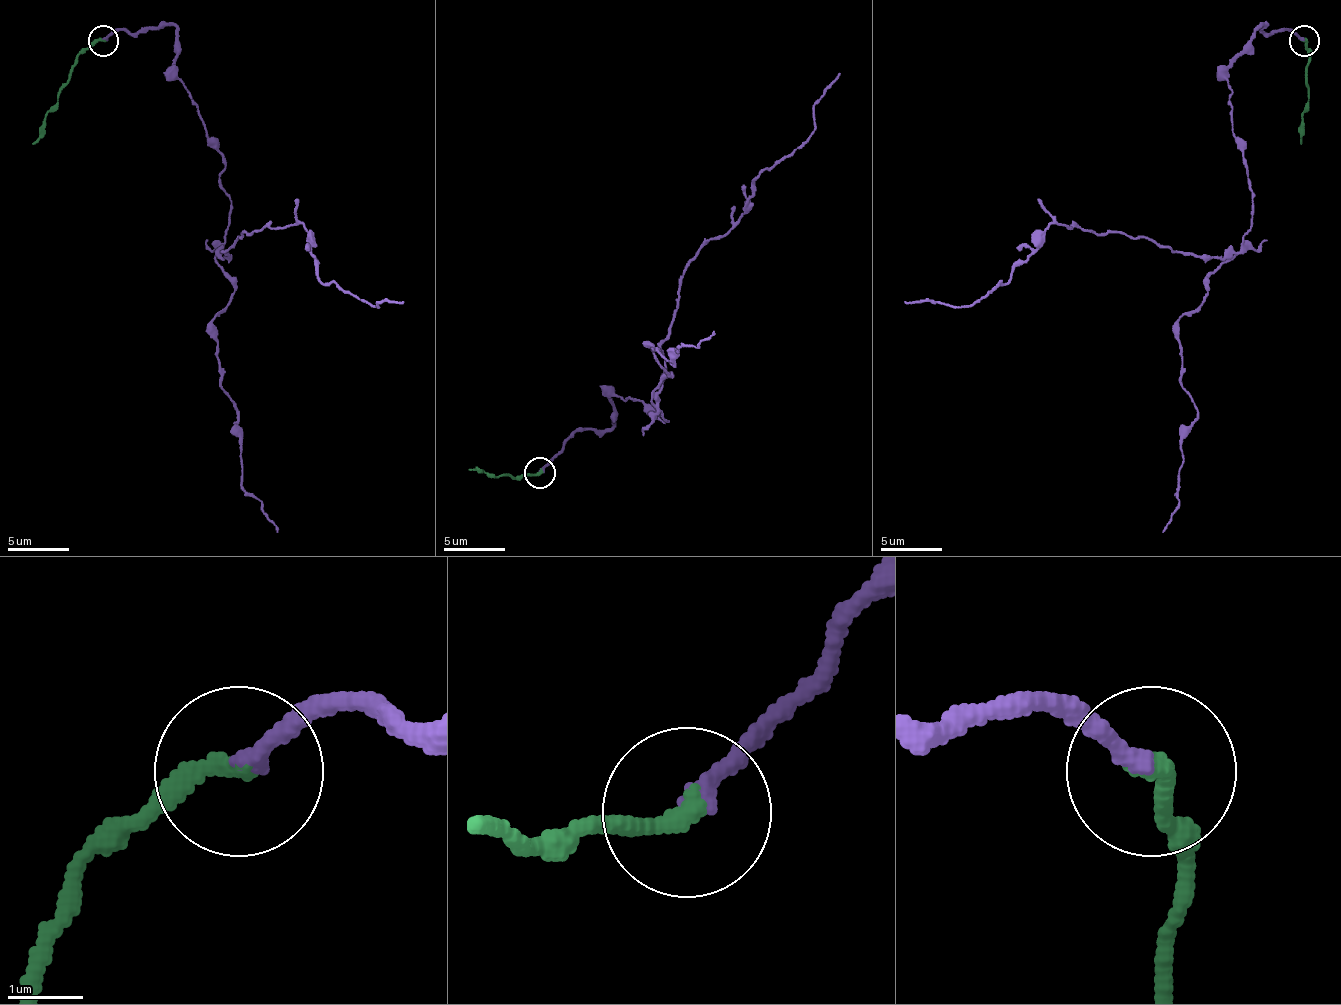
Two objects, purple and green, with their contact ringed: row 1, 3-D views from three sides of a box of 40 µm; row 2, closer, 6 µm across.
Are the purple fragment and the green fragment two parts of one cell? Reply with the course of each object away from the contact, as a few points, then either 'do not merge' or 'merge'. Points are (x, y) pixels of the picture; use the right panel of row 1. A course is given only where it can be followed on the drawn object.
course purple (1303, 40), (1260, 24), (1227, 70), (1251, 198), (1236, 253), (1175, 253), (1053, 222), (971, 305), (904, 302); course green (1303, 40), (1309, 58), (1309, 104), (1300, 143); do not merge

